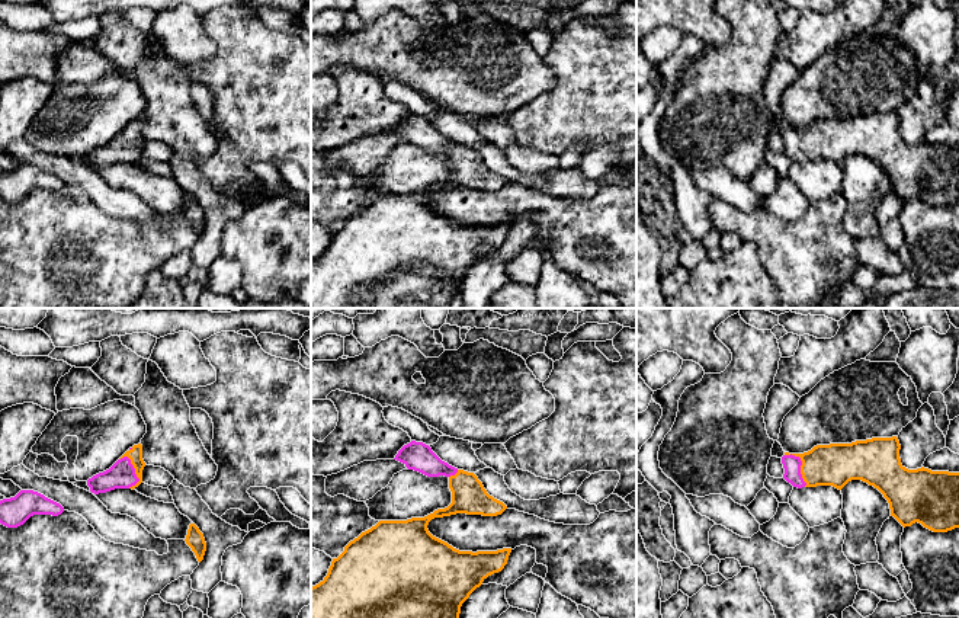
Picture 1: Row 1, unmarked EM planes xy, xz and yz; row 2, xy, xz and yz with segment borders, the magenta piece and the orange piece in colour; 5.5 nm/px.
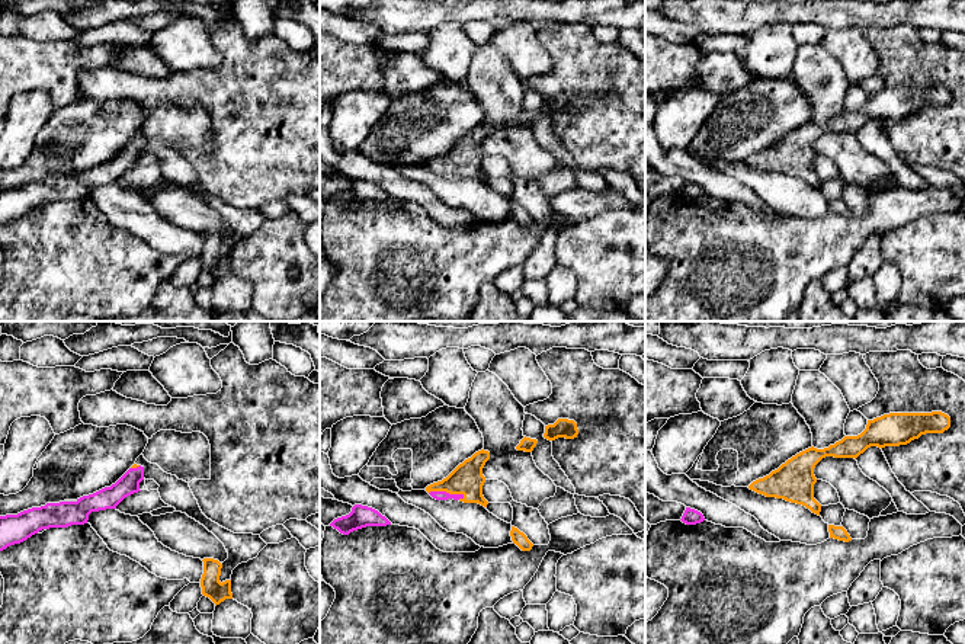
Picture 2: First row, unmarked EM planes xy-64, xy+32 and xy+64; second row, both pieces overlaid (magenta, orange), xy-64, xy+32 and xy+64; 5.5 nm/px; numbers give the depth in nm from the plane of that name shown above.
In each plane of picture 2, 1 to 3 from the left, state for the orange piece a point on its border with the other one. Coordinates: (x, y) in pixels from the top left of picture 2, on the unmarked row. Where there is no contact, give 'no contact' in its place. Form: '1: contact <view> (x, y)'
1: contact xy-64 (137, 141)
2: contact xy+32 (445, 166)
3: no contact

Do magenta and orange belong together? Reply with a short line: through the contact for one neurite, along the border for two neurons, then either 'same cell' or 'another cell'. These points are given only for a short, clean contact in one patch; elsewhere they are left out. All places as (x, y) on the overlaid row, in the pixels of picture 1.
line yz (792, 464), (801, 464), (836, 464); same cell

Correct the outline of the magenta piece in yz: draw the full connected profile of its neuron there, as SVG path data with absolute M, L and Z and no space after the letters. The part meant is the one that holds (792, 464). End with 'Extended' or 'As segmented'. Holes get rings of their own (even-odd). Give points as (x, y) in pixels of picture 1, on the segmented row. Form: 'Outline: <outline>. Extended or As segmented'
Outline: M872 438L851 444L817 445L804 454L785 452L783 478L793 487L833 486L841 490L851 480L862 480L878 489L889 503L891 516L904 528L918 522L933 532L947 532L959 528L959 473L931 471L928 468L908 470L901 464L899 441Z. Extended

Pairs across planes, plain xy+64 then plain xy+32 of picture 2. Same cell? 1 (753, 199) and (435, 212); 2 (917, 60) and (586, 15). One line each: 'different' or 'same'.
1: same
2: different

